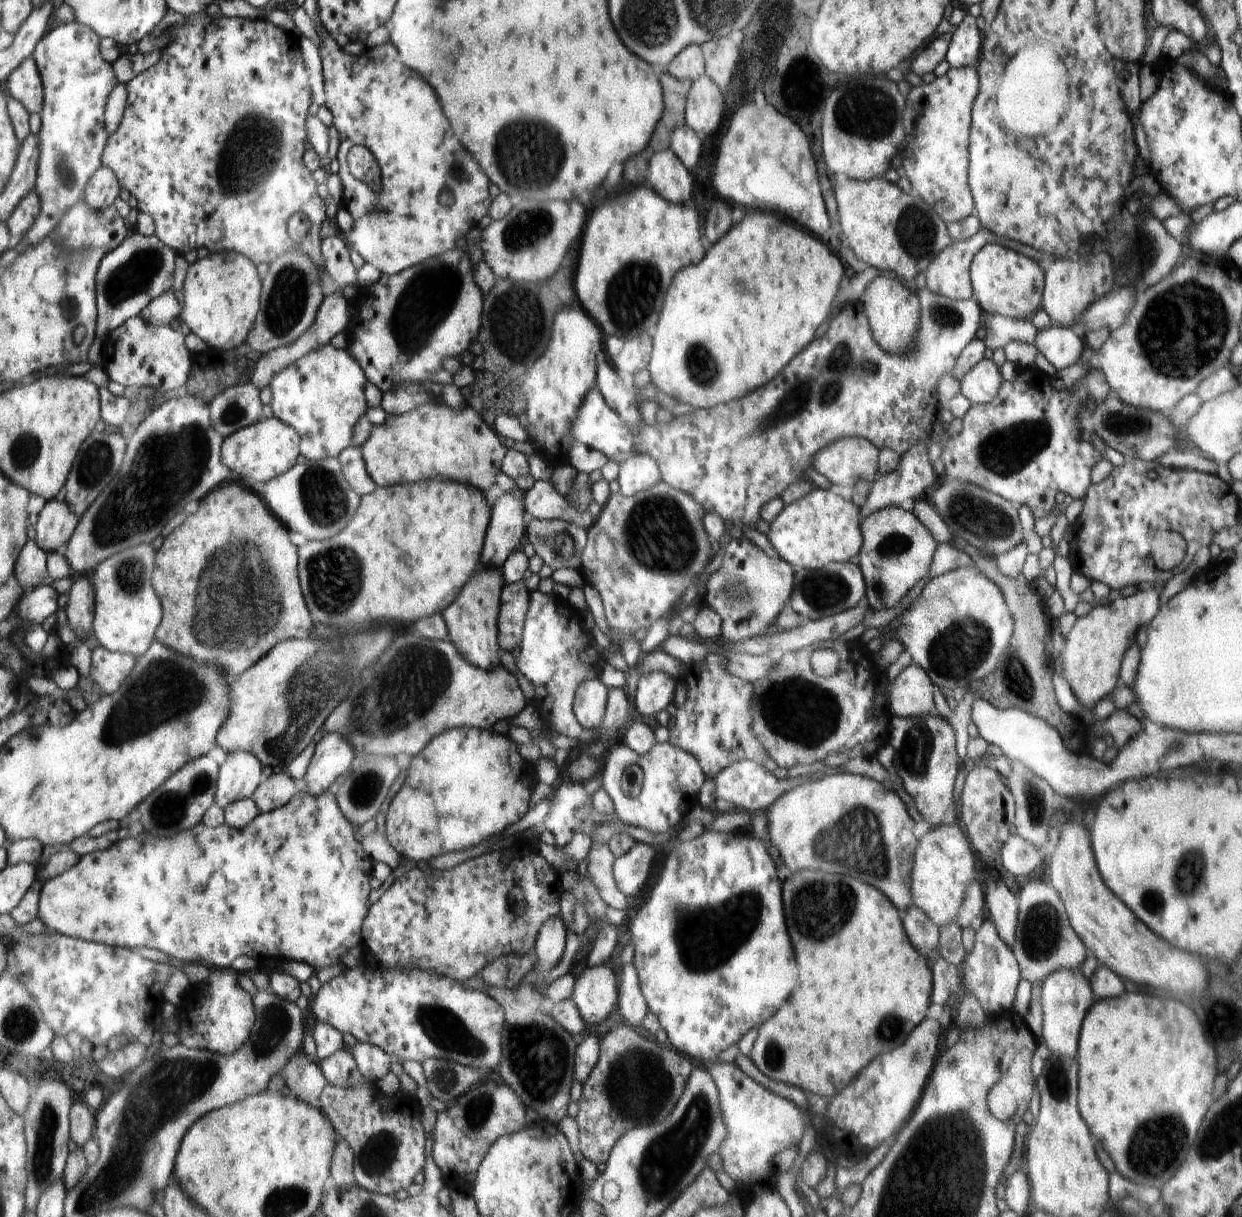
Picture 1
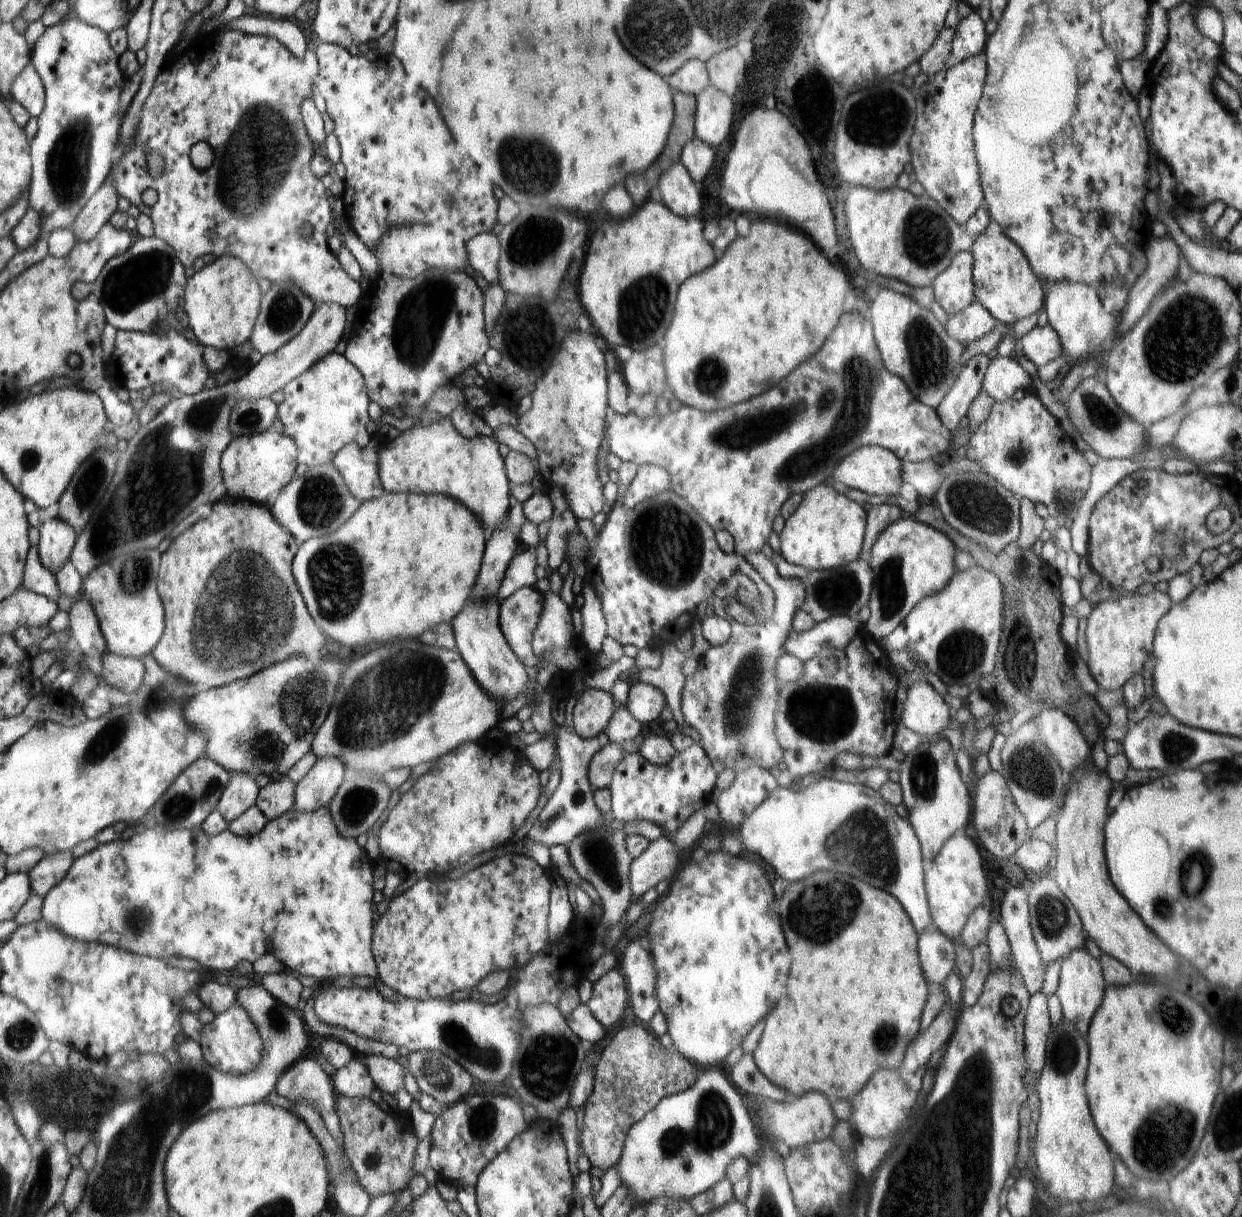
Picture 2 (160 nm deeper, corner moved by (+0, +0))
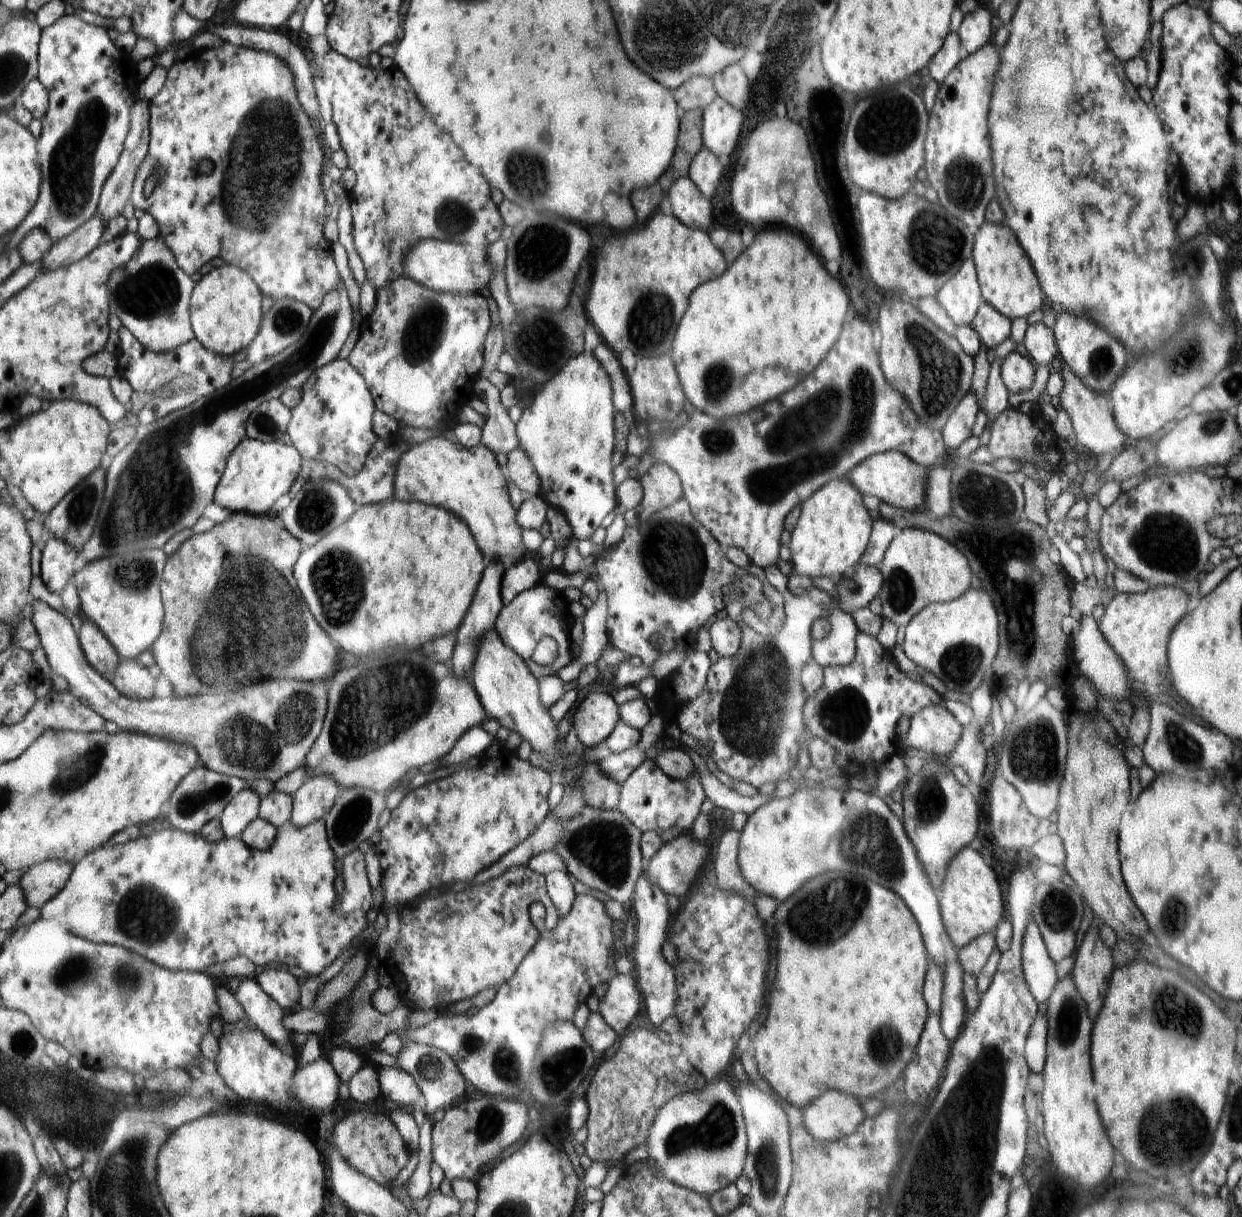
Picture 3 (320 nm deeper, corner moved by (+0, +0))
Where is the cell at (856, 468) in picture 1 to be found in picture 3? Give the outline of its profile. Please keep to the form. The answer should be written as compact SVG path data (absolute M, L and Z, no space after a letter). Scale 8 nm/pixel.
M883 452L872 455L864 463L860 463L848 479L862 494L871 494L896 508L916 512L925 509L926 506L926 471L925 467L901 452Z

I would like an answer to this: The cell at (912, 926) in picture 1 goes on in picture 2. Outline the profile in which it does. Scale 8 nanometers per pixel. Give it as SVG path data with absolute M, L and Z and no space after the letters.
M926 931L918 936L920 964L929 986L929 994L945 992L944 982L955 970L955 946L940 931Z

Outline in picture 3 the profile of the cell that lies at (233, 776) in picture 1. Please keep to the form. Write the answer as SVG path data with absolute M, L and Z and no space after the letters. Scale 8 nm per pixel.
M246 789L238 794L219 816L225 836L238 839L246 827L259 817L258 804L260 800L254 791Z

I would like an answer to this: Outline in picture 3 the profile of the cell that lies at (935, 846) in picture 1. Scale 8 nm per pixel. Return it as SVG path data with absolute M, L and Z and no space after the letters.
M971 846L964 847L950 861L943 880L939 909L948 936L957 950L980 935L993 933L1007 916L996 874Z

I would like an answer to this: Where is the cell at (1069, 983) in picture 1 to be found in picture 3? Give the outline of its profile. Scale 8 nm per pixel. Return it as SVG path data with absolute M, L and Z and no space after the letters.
M1096 928L1085 935L1070 973L1092 1022L1096 1022L1097 1013L1107 998L1109 982L1116 967L1112 949L1102 941L1098 930Z

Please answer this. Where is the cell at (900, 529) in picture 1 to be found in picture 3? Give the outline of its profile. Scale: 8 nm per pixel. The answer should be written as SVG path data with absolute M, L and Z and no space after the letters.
M922 529L899 531L886 549L879 568L883 578L878 596L882 603L881 616L900 628L925 606L956 600L971 588L972 574L962 552L945 538Z

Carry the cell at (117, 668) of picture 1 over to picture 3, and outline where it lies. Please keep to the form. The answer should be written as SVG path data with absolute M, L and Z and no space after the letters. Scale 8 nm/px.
M127 660L124 664L119 664L109 679L127 697L142 700L151 699L154 694L156 679L137 660Z

